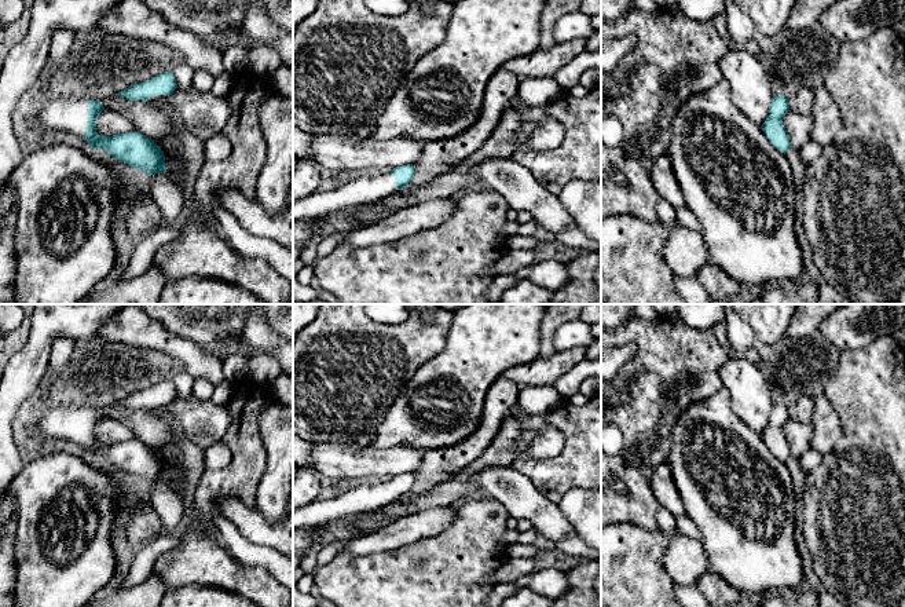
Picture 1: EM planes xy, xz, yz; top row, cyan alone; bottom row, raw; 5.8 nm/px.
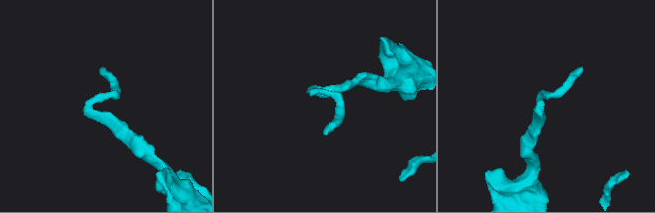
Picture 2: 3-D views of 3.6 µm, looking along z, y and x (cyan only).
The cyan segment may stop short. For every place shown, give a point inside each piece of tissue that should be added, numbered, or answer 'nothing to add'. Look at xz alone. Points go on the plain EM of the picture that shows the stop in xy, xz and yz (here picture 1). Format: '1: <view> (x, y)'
1: xz (369, 497)

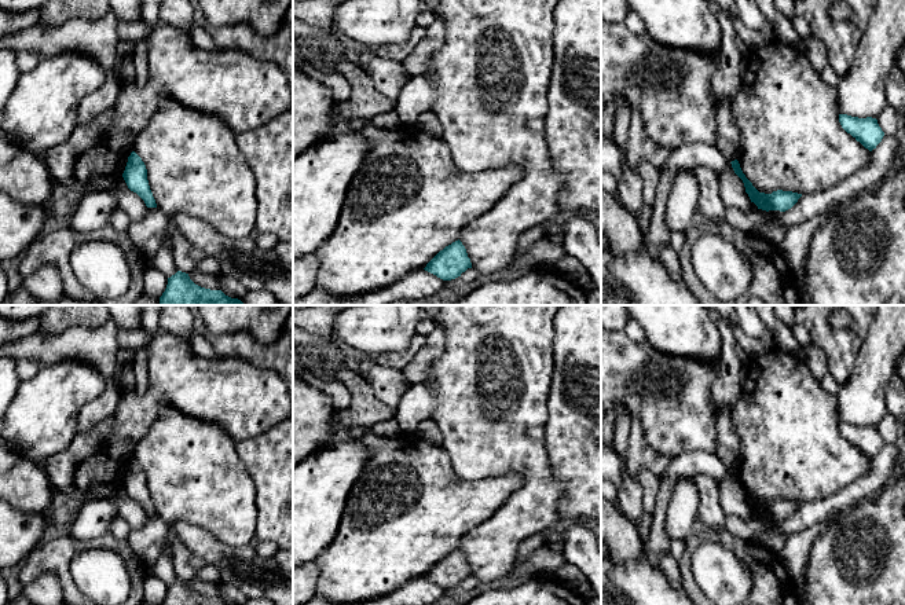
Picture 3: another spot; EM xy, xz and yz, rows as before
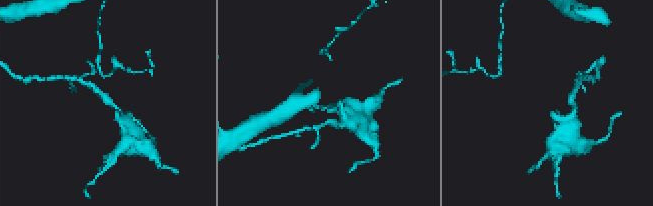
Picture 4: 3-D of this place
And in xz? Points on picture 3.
nothing to add

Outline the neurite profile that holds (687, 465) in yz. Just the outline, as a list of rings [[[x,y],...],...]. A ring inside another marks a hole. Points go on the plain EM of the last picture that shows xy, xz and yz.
[[[697,450],[674,456],[660,480],[692,478],[696,474],[708,474],[719,483],[729,472],[717,454]]]

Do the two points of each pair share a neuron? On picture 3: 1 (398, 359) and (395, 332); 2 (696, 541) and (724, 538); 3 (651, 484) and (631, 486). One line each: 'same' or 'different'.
1: different
2: same
3: different

